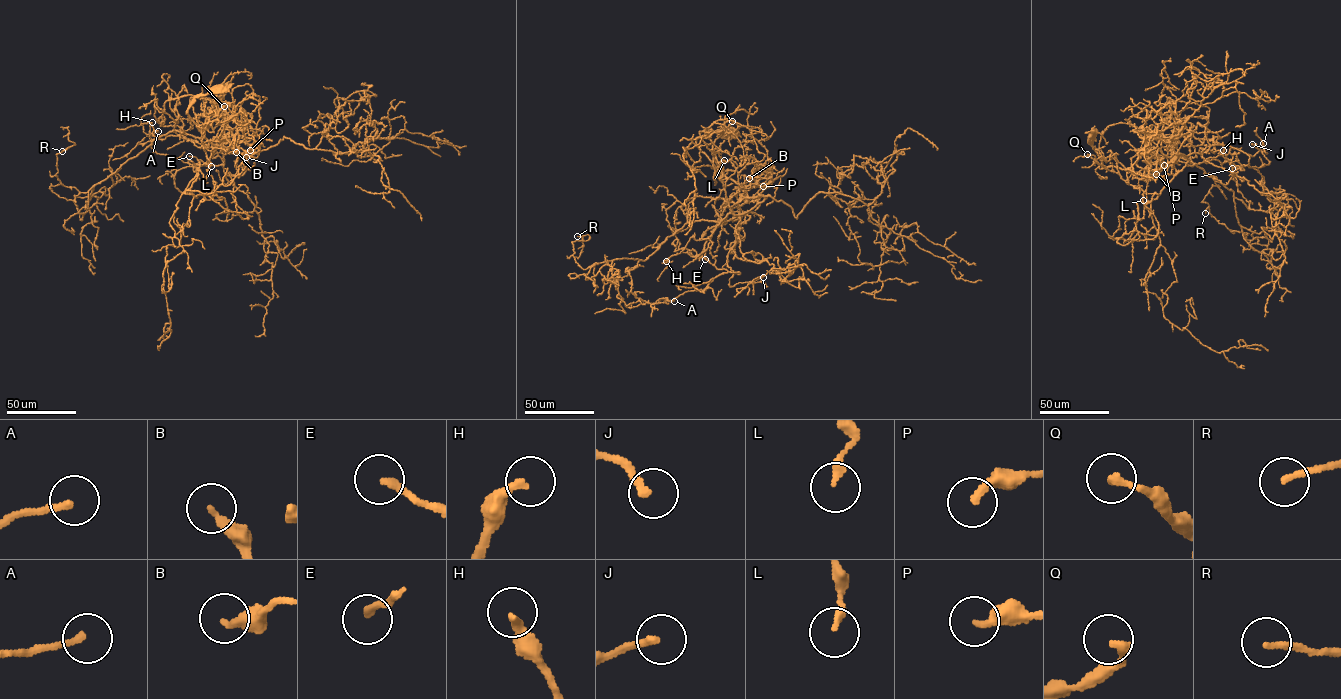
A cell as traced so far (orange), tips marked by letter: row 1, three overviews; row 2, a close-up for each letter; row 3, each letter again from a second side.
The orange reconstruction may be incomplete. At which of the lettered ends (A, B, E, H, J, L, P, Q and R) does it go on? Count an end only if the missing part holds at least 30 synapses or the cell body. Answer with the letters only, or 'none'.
E

